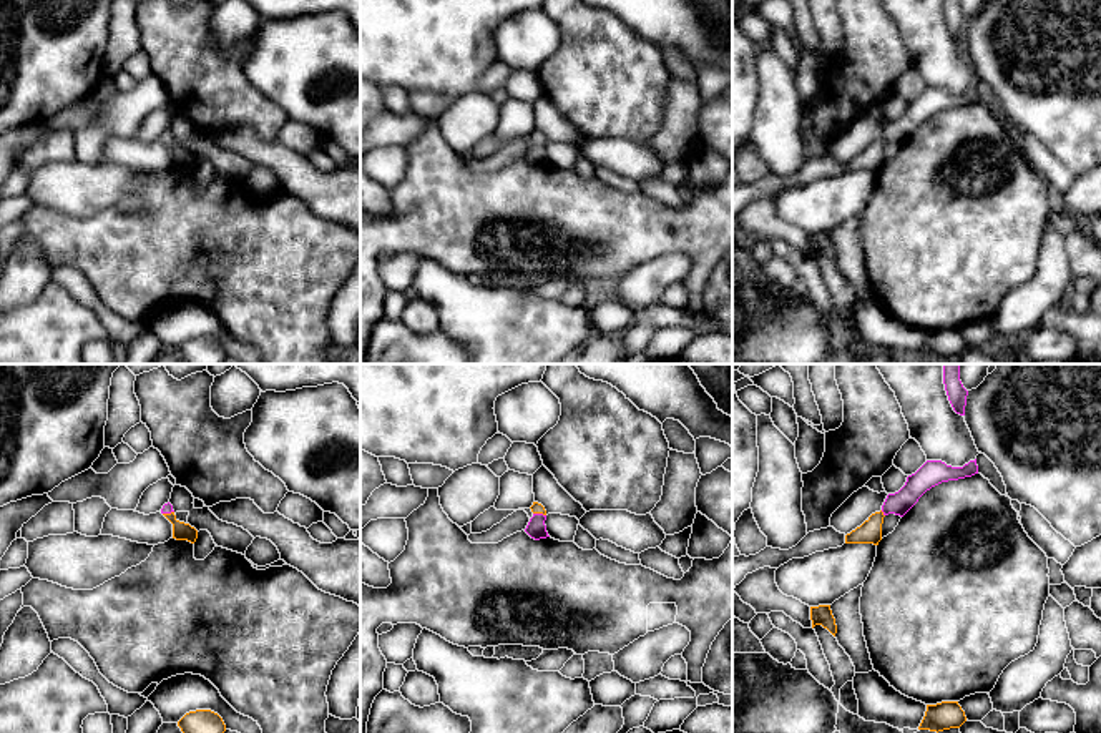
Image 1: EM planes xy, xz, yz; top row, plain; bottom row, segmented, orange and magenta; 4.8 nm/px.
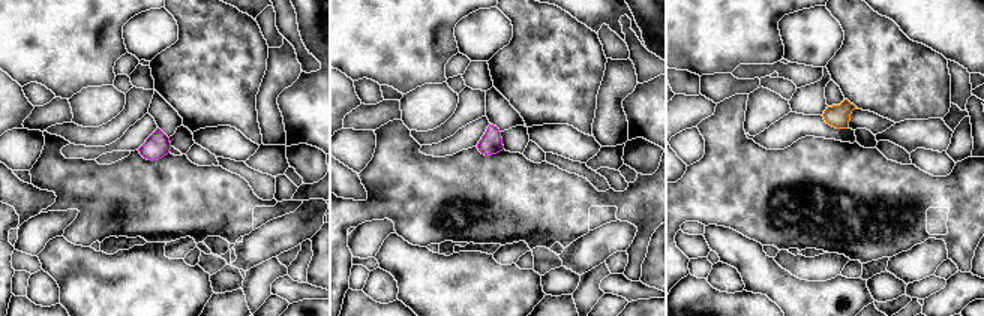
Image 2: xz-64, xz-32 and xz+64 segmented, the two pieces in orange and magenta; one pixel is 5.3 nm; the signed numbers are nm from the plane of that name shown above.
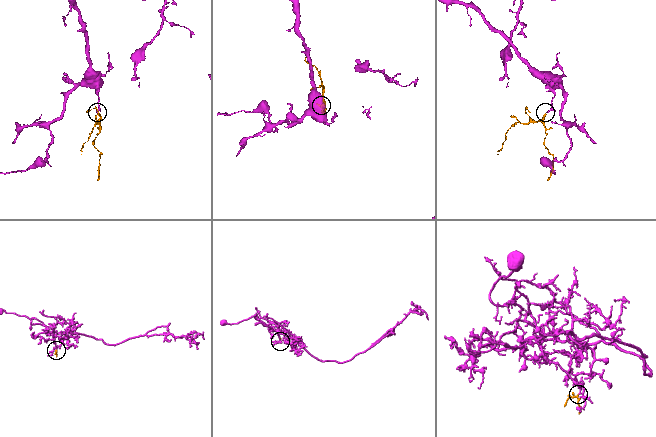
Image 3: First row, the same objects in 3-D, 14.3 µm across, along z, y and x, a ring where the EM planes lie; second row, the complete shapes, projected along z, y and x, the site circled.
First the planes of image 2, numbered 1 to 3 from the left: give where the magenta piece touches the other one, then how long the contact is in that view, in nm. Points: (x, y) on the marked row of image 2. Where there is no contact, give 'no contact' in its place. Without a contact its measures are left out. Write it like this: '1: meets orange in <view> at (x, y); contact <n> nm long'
1: no contact
2: no contact
3: no contact

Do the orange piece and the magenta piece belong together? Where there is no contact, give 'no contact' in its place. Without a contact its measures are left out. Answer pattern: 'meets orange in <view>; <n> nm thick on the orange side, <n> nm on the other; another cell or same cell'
meets orange in yz; 110 nm thick on the orange side, 110 nm on the other; same cell

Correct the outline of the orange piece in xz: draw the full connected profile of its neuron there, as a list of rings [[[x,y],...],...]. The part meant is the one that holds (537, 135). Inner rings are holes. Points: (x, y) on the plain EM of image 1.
[[[533,130],[530,136],[533,140],[533,145],[530,146],[525,160],[535,168],[550,165],[545,153],[545,148],[546,148],[545,135],[538,130]]]

